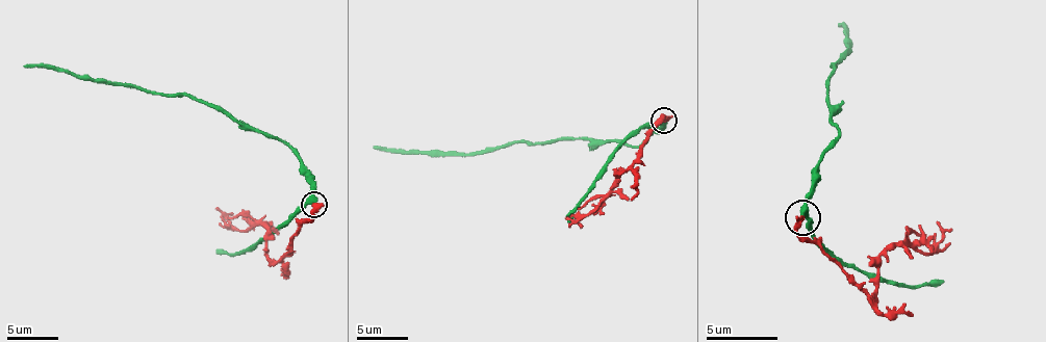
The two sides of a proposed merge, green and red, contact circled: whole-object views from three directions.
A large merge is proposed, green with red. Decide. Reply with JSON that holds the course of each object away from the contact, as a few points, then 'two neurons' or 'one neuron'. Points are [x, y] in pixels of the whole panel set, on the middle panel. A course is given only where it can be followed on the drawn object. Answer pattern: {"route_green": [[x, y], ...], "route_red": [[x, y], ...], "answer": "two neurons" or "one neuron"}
{"route_green": [[664, 120], [636, 146], [582, 137], [505, 142], [479, 153], [415, 153], [374, 146]], "route_red": [[664, 120], [662, 117], [626, 168], [615, 176], [615, 184], [601, 202], [577, 219], [564, 217]], "answer": "two neurons"}

